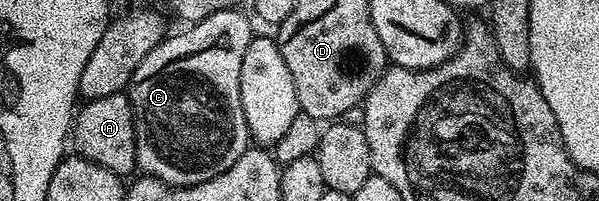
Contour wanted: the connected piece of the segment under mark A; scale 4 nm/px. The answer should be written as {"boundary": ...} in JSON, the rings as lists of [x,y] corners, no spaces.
{"boundary":[[[124,92],[81,103],[72,122],[70,140],[73,145],[76,143],[75,151],[79,155],[116,176],[128,178],[137,171],[136,115],[132,113],[132,102]]]}

